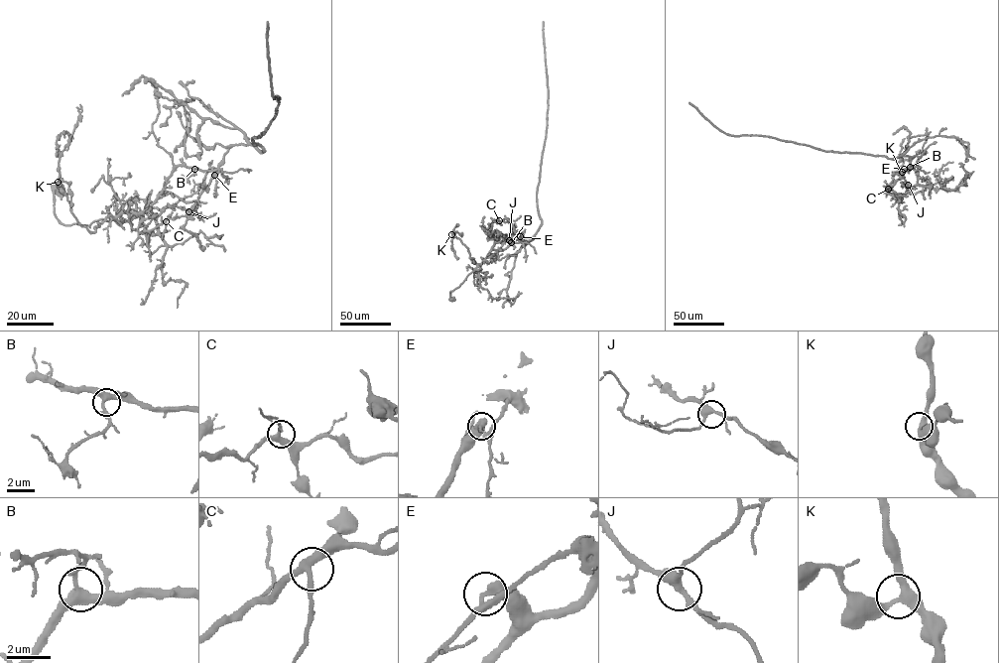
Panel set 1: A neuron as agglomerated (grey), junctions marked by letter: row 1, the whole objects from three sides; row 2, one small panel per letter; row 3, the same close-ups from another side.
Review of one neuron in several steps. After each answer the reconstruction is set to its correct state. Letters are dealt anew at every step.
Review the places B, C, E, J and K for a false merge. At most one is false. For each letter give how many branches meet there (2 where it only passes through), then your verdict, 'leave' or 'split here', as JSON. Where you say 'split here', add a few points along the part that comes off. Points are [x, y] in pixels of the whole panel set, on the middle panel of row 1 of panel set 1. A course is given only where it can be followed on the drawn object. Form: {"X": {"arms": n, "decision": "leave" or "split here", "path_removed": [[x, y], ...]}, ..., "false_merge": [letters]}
{"B": {"arms": 3, "decision": "leave"}, "C": {"arms": 3, "decision": "leave"}, "E": {"arms": 3, "decision": "split here", "path_removed": [[520, 236], [520, 241], [526, 242], [542, 222], [537, 195], [548, 100], [543, 22]]}, "J": {"arms": 3, "decision": "leave"}, "K": {"arms": 3, "decision": "leave"}, "false_merge": ["E"]}

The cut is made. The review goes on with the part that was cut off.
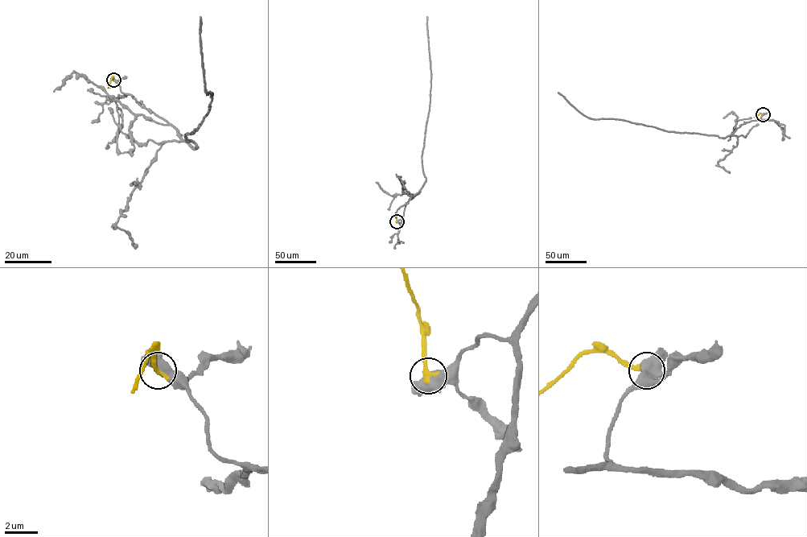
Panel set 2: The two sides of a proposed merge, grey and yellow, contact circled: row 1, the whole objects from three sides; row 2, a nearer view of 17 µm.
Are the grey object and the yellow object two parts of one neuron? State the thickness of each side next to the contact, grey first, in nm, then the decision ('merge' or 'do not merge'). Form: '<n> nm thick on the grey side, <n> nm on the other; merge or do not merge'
500 nm thick on the grey side, 400 nm on the other; do not merge

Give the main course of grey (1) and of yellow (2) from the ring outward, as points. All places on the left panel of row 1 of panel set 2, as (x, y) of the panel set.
1: (113, 80), (197, 147), (185, 135), (201, 124), (212, 96), (206, 92), (199, 16)
2: (113, 80), (112, 77), (109, 88)

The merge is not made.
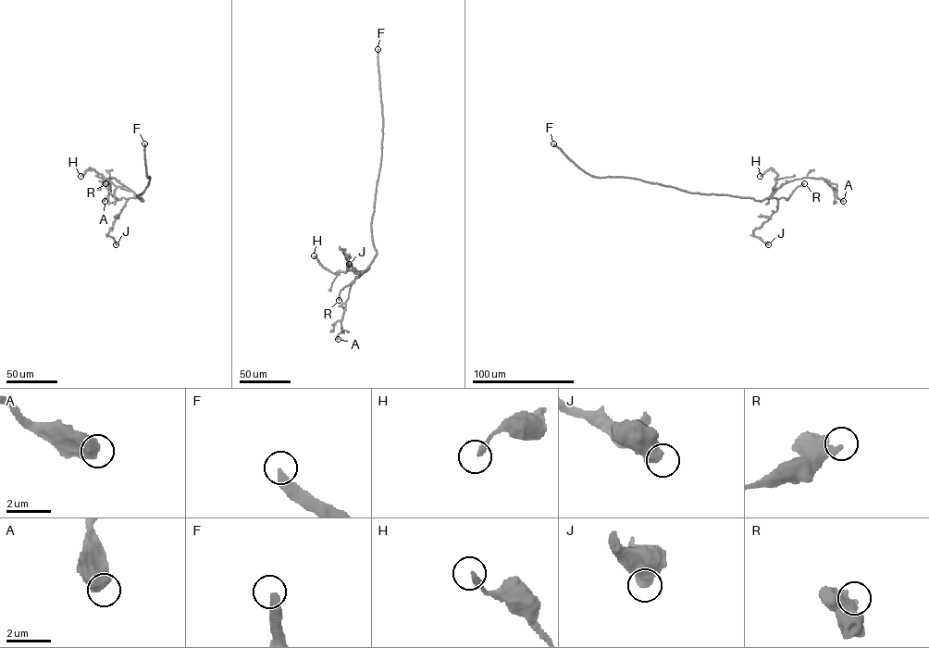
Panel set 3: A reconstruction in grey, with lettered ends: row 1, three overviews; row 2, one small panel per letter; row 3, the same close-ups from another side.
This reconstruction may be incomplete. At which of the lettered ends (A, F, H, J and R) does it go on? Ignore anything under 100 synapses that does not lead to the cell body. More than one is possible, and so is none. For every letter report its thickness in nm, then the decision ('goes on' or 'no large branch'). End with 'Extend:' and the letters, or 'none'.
A: calibre 650 nm; no large branch
F: calibre 400 nm; goes on
H: calibre 240 nm; no large branch
J: calibre 600 nm; no large branch
R: calibre 360 nm; no large branch
Extend: F

